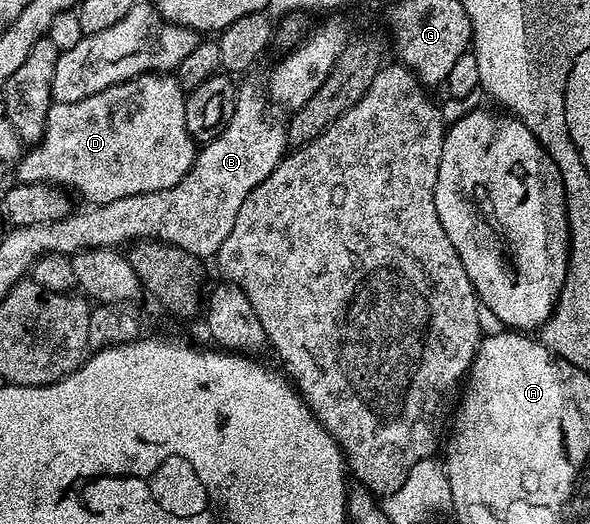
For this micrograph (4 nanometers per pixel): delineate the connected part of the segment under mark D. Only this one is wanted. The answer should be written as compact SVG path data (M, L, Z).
M142 73L104 91L96 91L96 95L88 95L88 99L51 104L44 135L23 152L16 177L27 185L56 185L71 194L79 193L86 200L85 204L93 207L128 195L176 187L193 167L195 156L196 142L190 136L186 122L186 93L177 76Z

